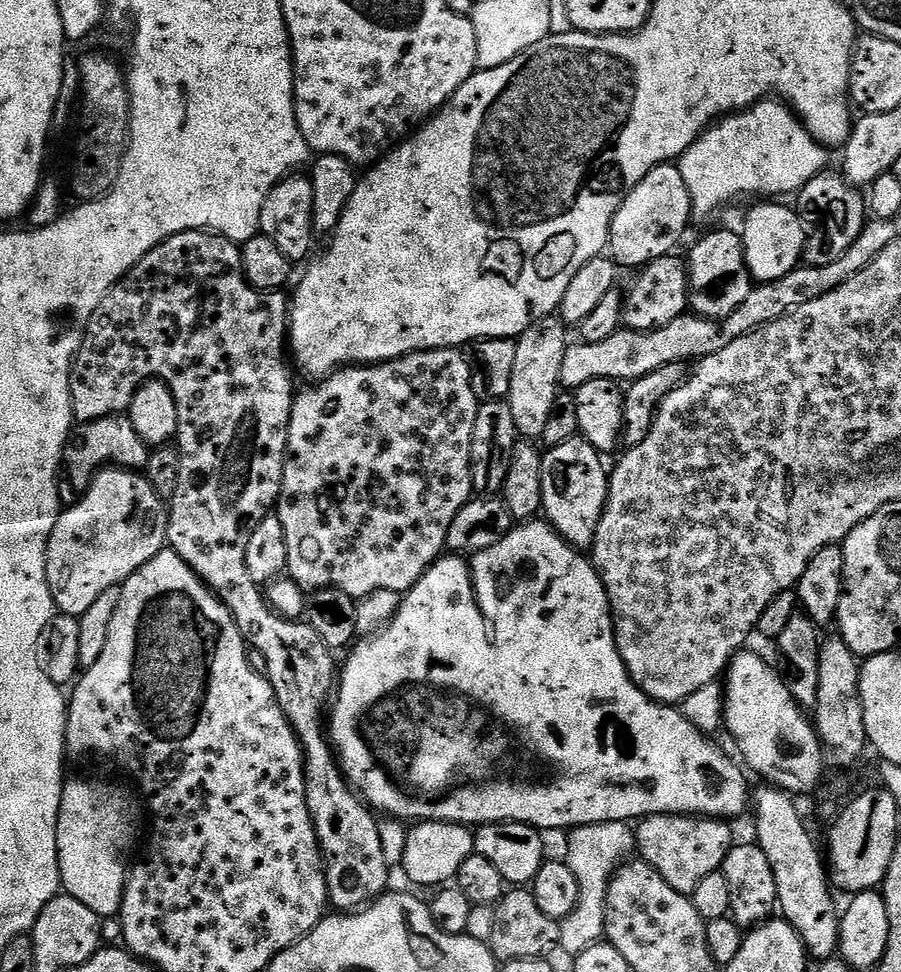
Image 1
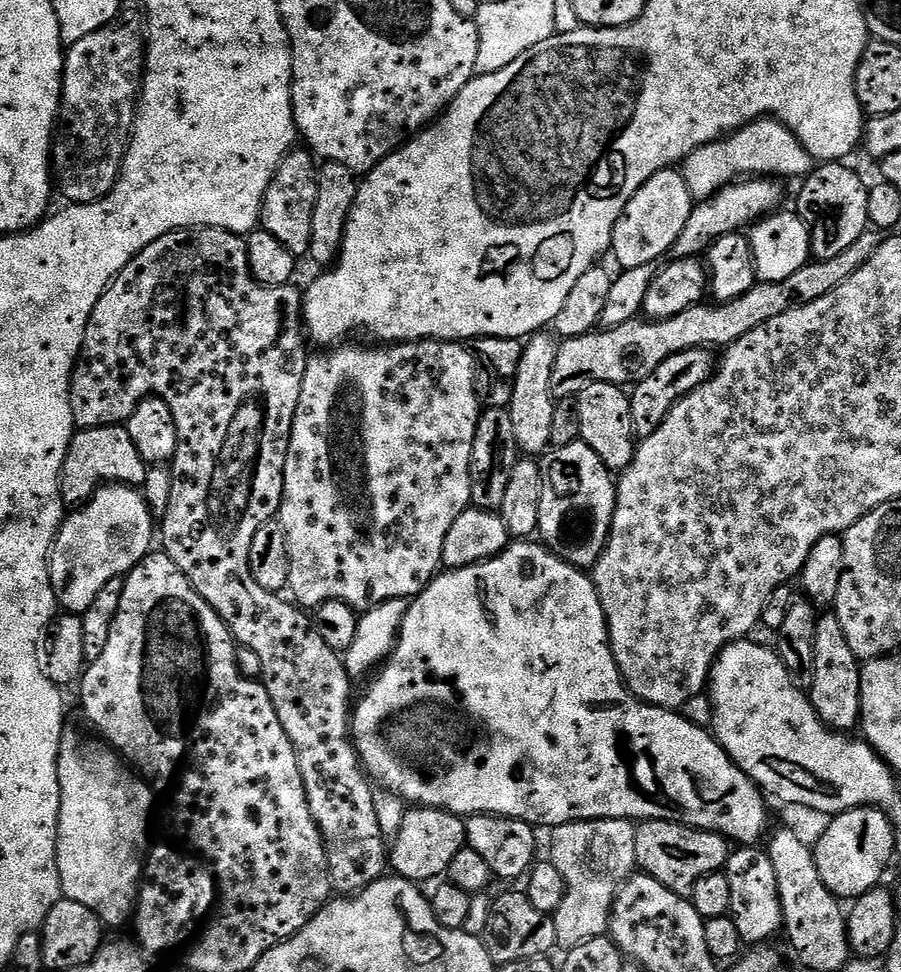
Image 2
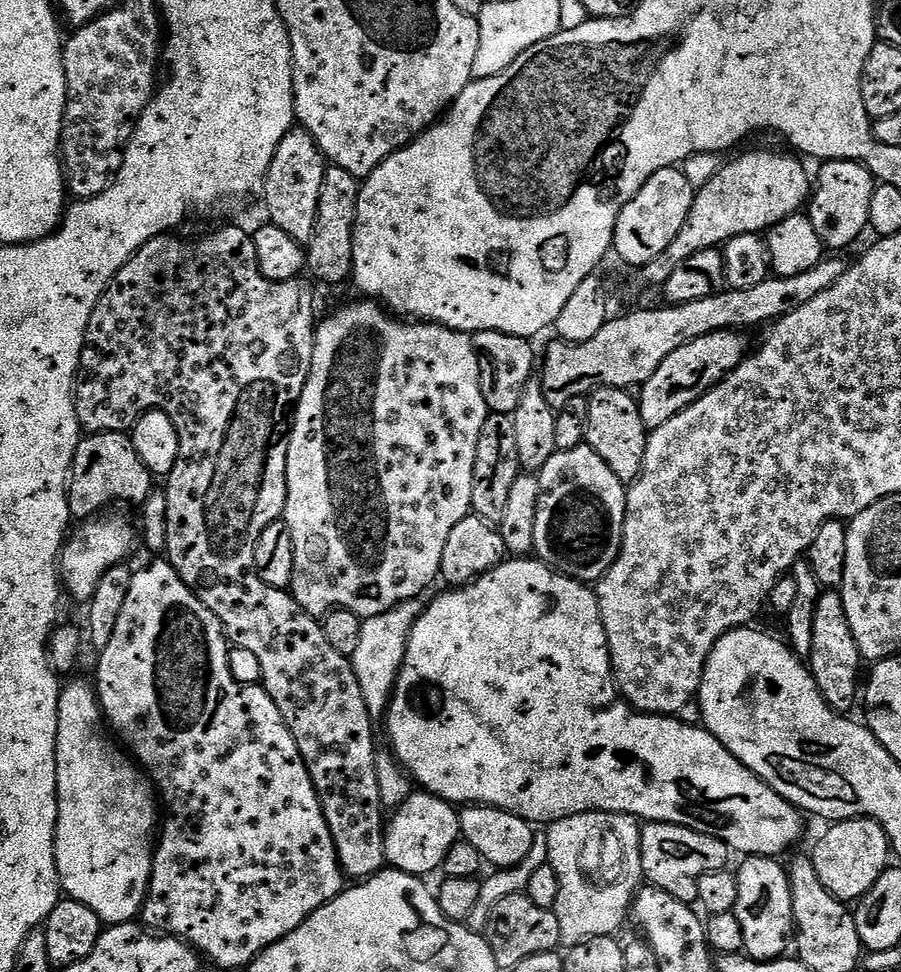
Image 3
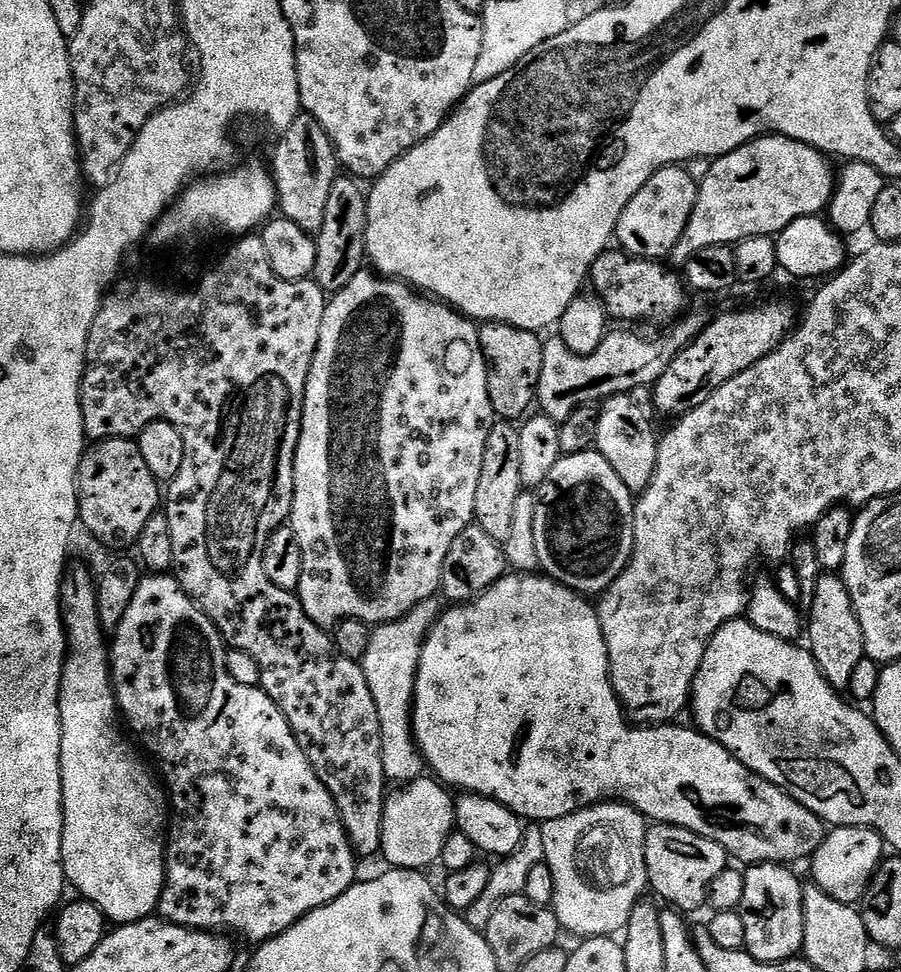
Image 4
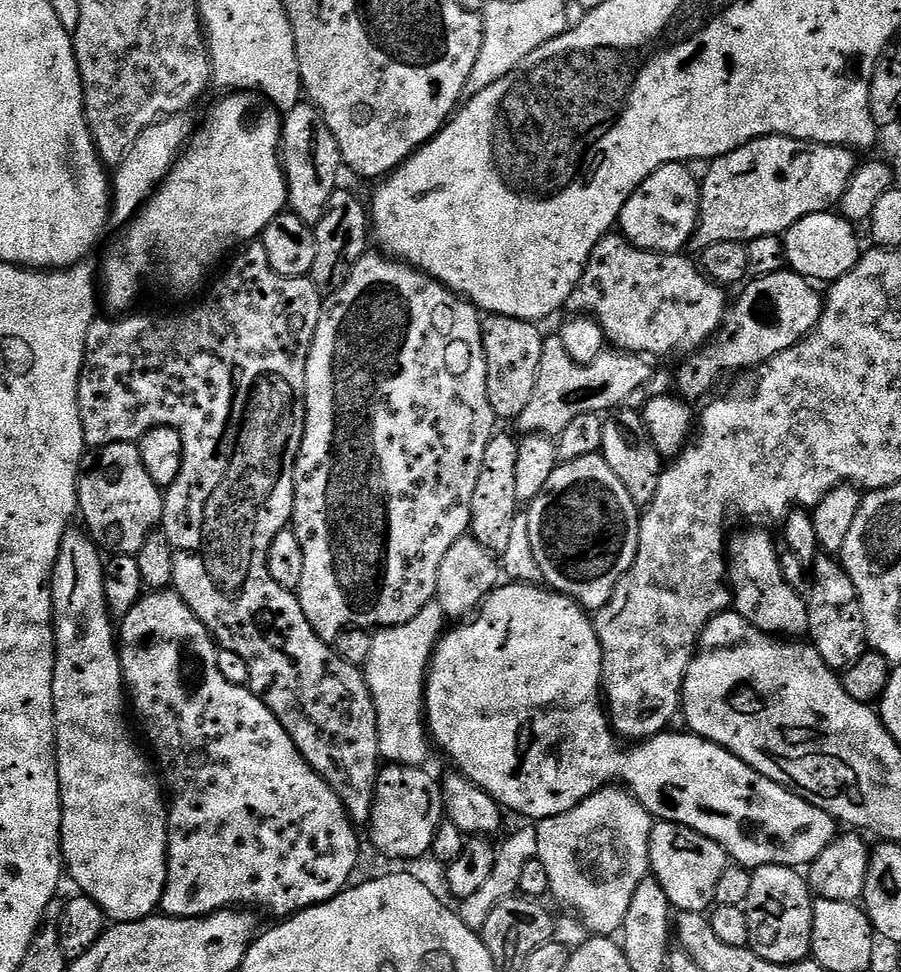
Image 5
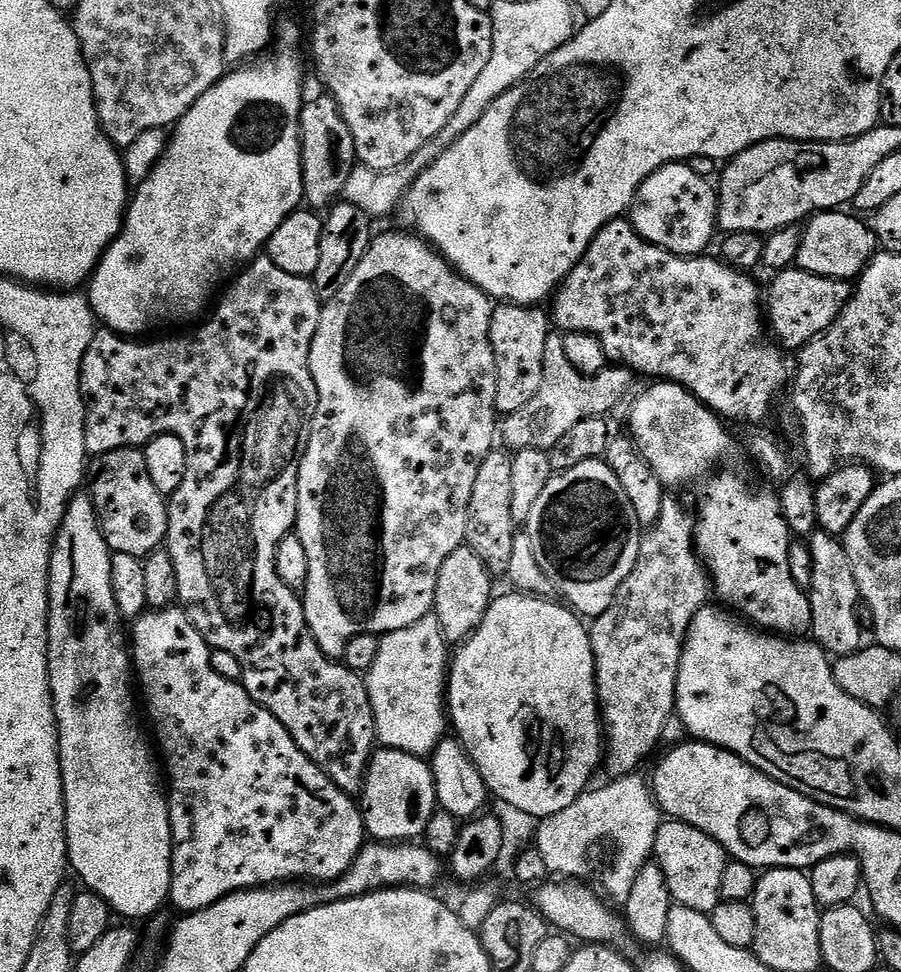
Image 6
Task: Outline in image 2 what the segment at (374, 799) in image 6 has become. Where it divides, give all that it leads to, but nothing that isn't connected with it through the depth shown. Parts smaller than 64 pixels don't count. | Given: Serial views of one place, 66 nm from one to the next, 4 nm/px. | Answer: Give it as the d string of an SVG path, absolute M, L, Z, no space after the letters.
M409 807L405 811L400 833L394 838L390 848L391 871L413 882L432 880L435 876L443 877L450 862L454 862L458 852L468 843L464 826L465 821L453 812L443 812L437 808Z

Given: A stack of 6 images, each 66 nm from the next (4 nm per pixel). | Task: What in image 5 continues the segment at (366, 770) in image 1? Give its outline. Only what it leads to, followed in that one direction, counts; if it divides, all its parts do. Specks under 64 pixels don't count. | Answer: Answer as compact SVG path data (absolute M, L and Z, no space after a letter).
M508 582L488 595L474 618L453 628L436 644L424 685L428 735L431 743L456 763L455 771L490 794L501 809L509 808L539 822L574 810L600 789L621 780L657 821L681 824L718 842L735 863L749 870L771 864L803 869L836 839L838 822L826 810L818 810L796 792L758 774L735 754L701 736L665 730L620 752L621 741L612 731L602 695L604 659L596 625L569 596L544 586Z

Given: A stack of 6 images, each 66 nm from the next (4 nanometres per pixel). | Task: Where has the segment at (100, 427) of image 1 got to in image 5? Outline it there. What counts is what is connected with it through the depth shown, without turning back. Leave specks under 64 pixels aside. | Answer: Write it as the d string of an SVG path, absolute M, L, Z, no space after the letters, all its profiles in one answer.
M136 442L93 448L85 455L80 461L76 503L79 519L84 519L83 527L97 548L117 556L135 556L164 519L164 492L146 474Z

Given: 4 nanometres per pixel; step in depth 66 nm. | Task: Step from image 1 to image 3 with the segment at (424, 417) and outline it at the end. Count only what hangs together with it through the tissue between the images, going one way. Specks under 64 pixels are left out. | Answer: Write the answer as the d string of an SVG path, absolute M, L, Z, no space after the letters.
M356 298L356 301L354 301L354 302L353 302L353 304L348 304L348 305L346 305L346 306L345 306L345 308L340 308L340 309L338 309L338 310L337 310L337 312L336 312L336 313L334 313L334 314L333 314L333 316L328 316L328 317L326 317L326 318L325 318L325 320L324 320L324 317L323 317L323 319L321 319L321 320L320 320L320 321L319 321L319 324L318 324L318 327L317 327L317 329L316 329L316 345L315 345L315 346L314 346L314 358L313 358L313 359L312 359L312 365L311 365L311 366L310 366L310 370L309 370L309 371L308 371L308 377L307 377L307 378L306 378L306 386L305 386L305 387L304 387L304 389L303 389L303 390L302 390L302 398L301 398L301 399L300 399L300 400L299 400L299 401L298 401L298 402L297 402L297 403L296 403L296 407L295 407L295 409L294 409L294 415L293 415L293 417L292 417L292 433L290 433L290 435L288 435L288 457L287 457L287 458L286 458L286 486L287 486L287 487L288 487L288 493L287 493L287 494L286 494L286 506L285 506L285 507L284 507L284 514L283 514L283 517L282 517L282 519L283 519L283 521L284 521L284 523L286 523L286 524L288 524L288 525L289 525L289 526L290 526L290 538L294 538L294 574L293 574L293 575L292 575L292 586L291 586L291 589L290 589L290 591L291 591L291 594L292 594L292 596L293 596L293 598L295 598L295 600L296 600L296 601L297 601L297 602L298 602L298 603L299 603L299 604L300 604L300 605L301 605L301 606L302 606L302 610L306 610L306 611L307 611L307 612L309 612L309 614L311 614L311 616L315 616L315 617L317 617L317 618L323 618L323 617L325 617L325 616L327 616L327 615L328 615L328 613L330 613L330 612L333 612L333 610L334 610L334 609L335 609L335 608L341 608L341 609L342 609L342 610L350 610L350 611L351 611L351 612L353 612L353 613L354 613L354 614L358 614L358 615L359 615L359 616L361 616L361 617L362 617L362 618L367 618L367 617L369 617L369 616L377 616L377 615L378 615L378 614L386 614L386 612L387 612L387 611L388 611L388 610L390 610L390 609L391 609L391 608L393 608L393 607L394 607L394 606L398 606L398 605L399 605L399 604L401 604L401 603L402 603L402 602L406 602L406 601L407 601L407 600L418 600L418 599L421 599L421 597L423 597L423 596L424 596L424 595L425 595L425 594L424 594L424 593L423 593L423 592L424 592L424 591L426 591L426 590L427 590L427 588L428 588L428 587L430 587L430 586L431 586L431 584L432 584L432 583L434 583L434 582L435 582L435 583L437 583L437 580L438 580L438 577L439 577L439 575L440 575L440 567L441 567L441 566L442 566L442 550L446 550L446 542L447 542L447 540L448 540L448 539L449 539L449 538L450 538L450 533L451 533L451 532L453 532L453 530L454 530L454 526L458 526L458 522L462 522L462 518L466 518L466 517L467 517L467 516L469 516L469 515L470 515L470 513L471 513L471 512L472 512L472 491L473 491L473 490L474 490L474 458L475 458L475 457L476 457L476 455L477 455L477 454L478 454L478 438L482 438L482 426L486 426L486 418L487 418L487 417L488 417L488 415L489 415L489 414L490 414L490 413L489 413L489 410L488 410L488 407L487 407L487 406L486 406L486 398L485 398L485 397L484 397L484 393L485 393L485 391L486 391L486 388L485 388L485 385L484 385L484 386L482 386L482 385L480 385L480 372L481 372L481 376L482 376L482 361L481 361L481 358L480 358L480 355L479 355L479 354L477 354L477 353L476 353L476 347L474 347L474 346L473 346L473 344L472 344L472 336L471 336L471 335L469 335L469 333L467 333L467 332L459 332L459 331L458 331L458 330L454 330L454 329L453 329L453 328L447 328L447 327L446 327L446 326L442 326L442 325L441 325L441 324L434 324L434 323L431 323L431 322L405 322L405 321L404 321L404 320L403 320L403 319L400 319L400 318L397 318L397 317L396 317L396 316L395 316L395 315L392 315L392 314L389 314L389 313L388 313L388 312L387 312L387 311L385 311L385 309L384 309L384 308L383 308L383 307L381 307L381 305L380 305L380 304L379 304L379 303L377 303L377 301L374 301L374 300L369 300L369 299L367 299L367 298Z

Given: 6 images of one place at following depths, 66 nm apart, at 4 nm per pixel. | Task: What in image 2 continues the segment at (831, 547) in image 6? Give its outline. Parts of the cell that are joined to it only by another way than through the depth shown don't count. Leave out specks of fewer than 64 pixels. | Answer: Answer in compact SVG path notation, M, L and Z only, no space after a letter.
M834 614L821 615L815 631L813 668L810 673L810 680L812 680L810 699L820 719L835 731L848 734L853 731L852 727L860 724L861 671L862 662L856 657L854 650L850 650L850 642L846 642L846 630L842 630L842 622L838 622Z

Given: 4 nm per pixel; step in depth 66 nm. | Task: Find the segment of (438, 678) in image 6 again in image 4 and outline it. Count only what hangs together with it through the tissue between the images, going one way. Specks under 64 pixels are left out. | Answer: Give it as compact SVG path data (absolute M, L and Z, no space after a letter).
M436 596L418 602L414 610L402 614L402 618L389 624L377 624L371 629L372 637L364 651L362 667L370 694L374 694L374 706L378 710L378 726L382 738L382 770L385 781L403 786L411 780L423 777L426 765L412 738L412 695L416 685L416 671L420 665L420 648L424 637L440 617L442 604Z

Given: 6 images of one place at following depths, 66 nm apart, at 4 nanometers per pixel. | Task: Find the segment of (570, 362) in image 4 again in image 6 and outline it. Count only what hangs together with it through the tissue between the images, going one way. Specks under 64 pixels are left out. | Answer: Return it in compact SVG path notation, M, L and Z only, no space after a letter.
M550 334L546 338L546 354L542 370L542 386L534 394L531 402L526 402L522 410L503 417L498 424L498 436L503 447L513 453L522 450L542 450L549 452L558 441L582 418L607 417L620 404L620 399L632 388L633 373L623 366L606 366L598 374L583 376L570 366L564 349L564 336Z

